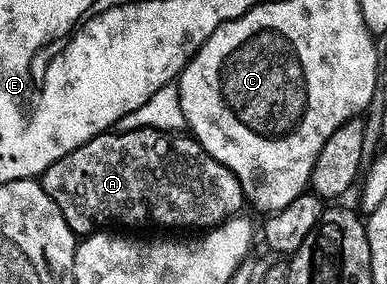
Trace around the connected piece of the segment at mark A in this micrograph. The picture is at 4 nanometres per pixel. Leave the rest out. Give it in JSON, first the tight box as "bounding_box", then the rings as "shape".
{"bounding_box":[39,129,247,239],"shape":[[[159,129],[133,130],[126,134],[114,131],[104,133],[55,162],[47,172],[41,174],[39,183],[47,195],[51,195],[59,211],[63,211],[71,231],[81,239],[113,227],[109,225],[126,225],[129,229],[137,229],[152,221],[169,229],[208,231],[232,221],[247,205],[237,176],[223,167],[223,163],[216,161],[197,140],[180,132],[163,133]]]}

